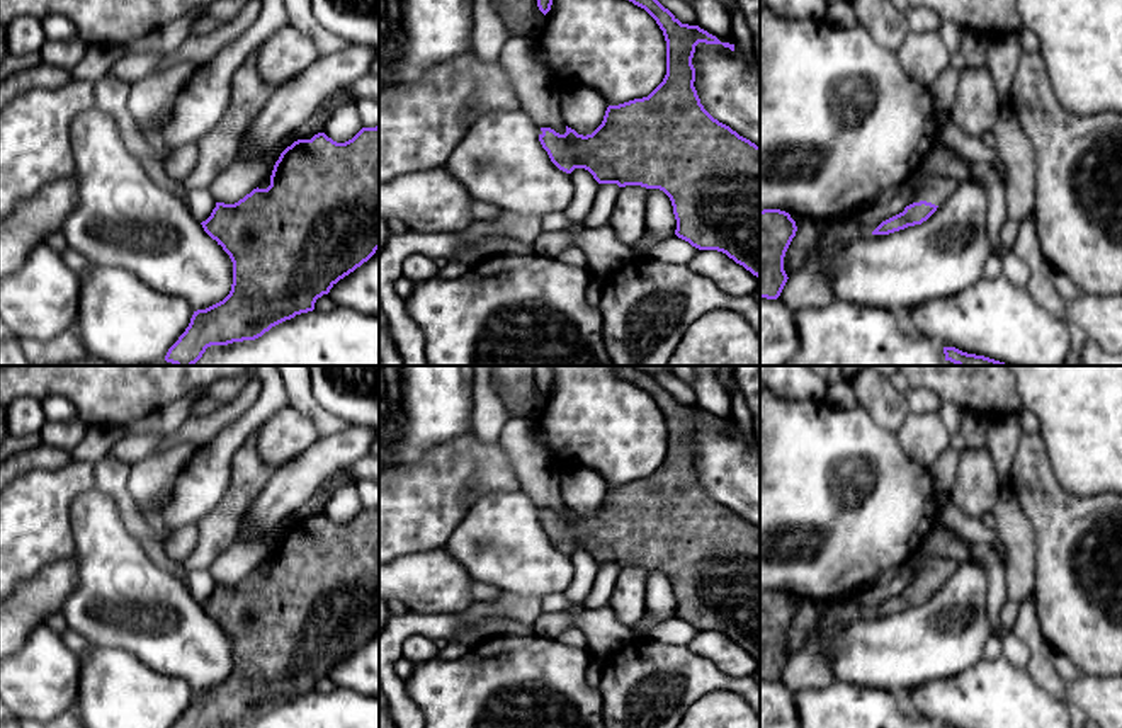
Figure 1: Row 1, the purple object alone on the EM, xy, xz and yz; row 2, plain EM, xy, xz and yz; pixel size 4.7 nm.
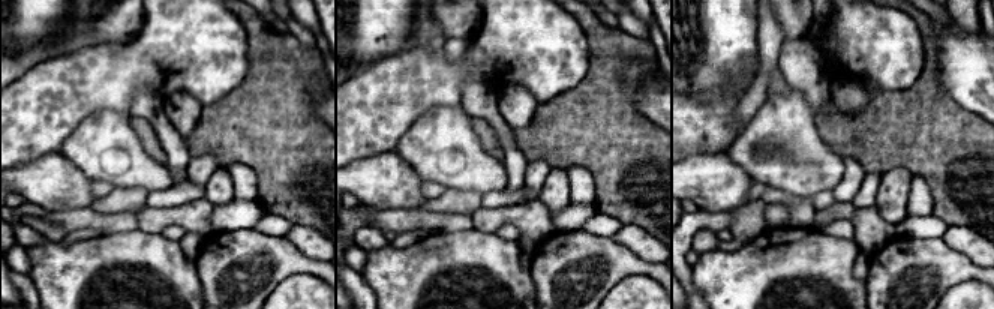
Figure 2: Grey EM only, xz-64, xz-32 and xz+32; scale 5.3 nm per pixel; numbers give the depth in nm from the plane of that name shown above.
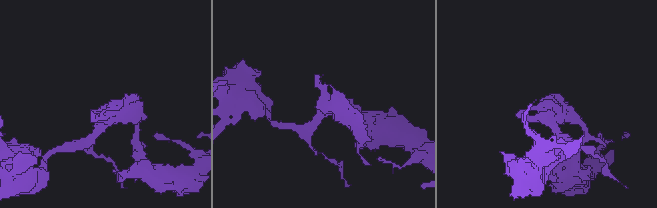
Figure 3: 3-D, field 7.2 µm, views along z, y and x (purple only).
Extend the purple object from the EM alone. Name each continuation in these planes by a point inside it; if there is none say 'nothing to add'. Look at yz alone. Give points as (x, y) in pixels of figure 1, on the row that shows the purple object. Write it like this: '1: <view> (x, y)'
1: yz (929, 186)

